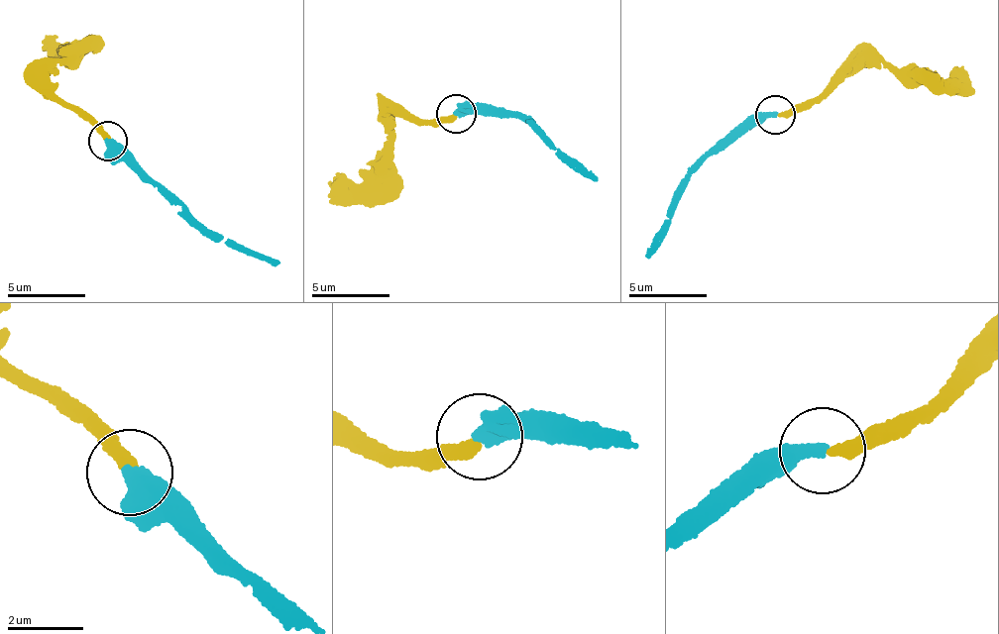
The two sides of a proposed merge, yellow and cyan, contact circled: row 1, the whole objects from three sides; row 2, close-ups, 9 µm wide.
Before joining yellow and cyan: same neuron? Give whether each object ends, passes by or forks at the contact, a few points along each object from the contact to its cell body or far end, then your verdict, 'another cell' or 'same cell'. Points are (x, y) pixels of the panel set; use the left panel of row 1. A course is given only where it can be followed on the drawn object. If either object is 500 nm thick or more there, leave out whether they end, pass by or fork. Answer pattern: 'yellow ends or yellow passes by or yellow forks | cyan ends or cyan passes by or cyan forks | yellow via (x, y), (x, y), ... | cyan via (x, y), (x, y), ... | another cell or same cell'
yellow ends | cyan ends | yellow via (109, 142), (82, 111), (53, 102), (48, 78), (56, 61), (72, 51), (56, 51) | cyan via (109, 142), (131, 152), (149, 179), (183, 200), (206, 228), (280, 262) | same cell

